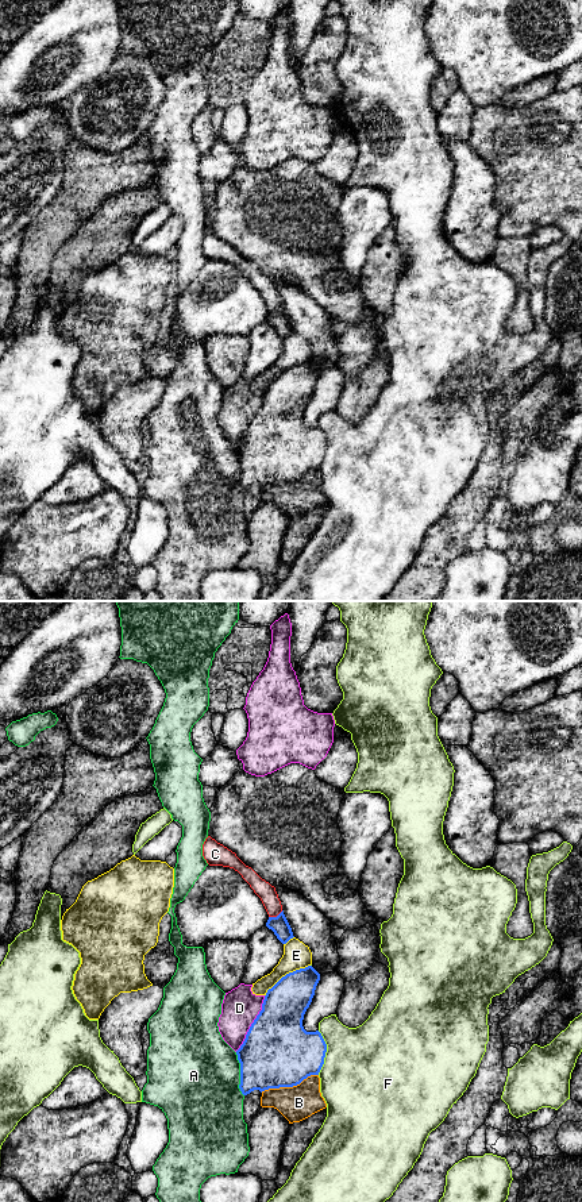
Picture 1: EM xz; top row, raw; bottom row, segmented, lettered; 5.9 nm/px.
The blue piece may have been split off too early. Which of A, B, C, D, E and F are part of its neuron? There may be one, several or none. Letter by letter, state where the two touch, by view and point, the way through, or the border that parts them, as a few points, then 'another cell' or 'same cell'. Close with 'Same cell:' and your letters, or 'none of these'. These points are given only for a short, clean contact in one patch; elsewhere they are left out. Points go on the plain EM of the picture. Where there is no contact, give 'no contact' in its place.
A: contact xz (241, 469); another cell
B: contact xz (289, 481); another cell
C: contact xz (277, 311); border xz (282, 305), (269, 312); another cell
D: contact xz (251, 419); another cell
E: contact xz (286, 369); another cell
F: contact xz (326, 446); another cell
Same cell: none of these

